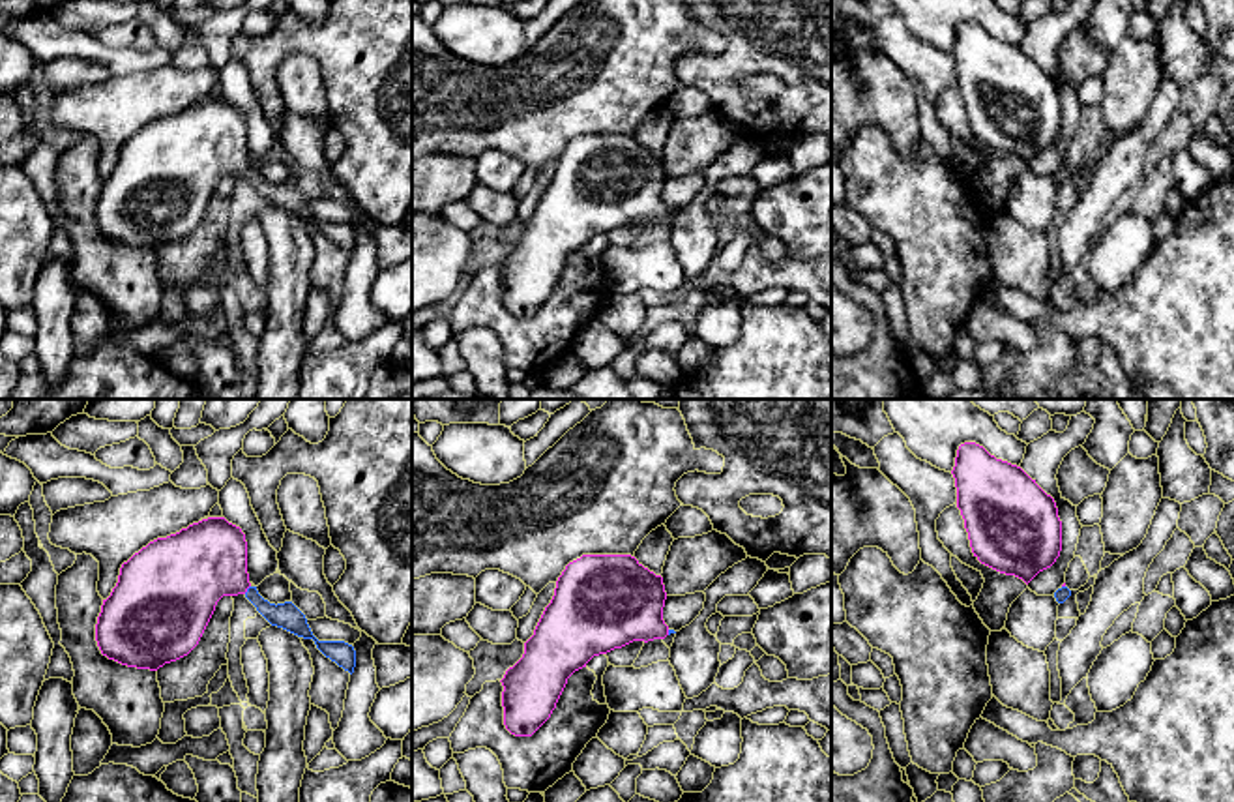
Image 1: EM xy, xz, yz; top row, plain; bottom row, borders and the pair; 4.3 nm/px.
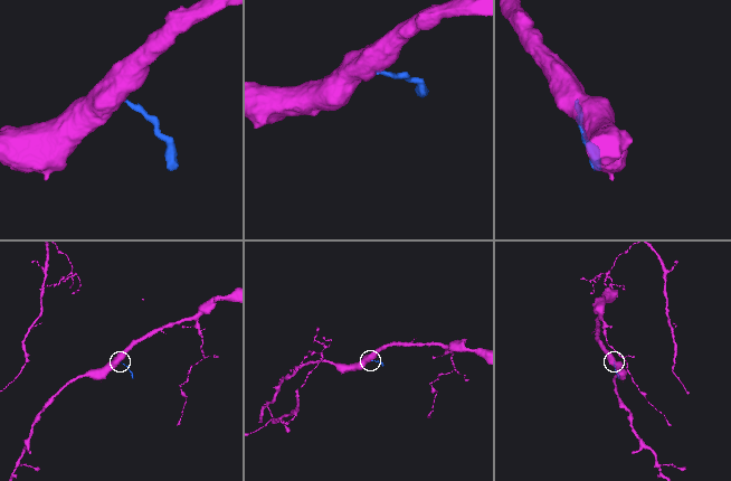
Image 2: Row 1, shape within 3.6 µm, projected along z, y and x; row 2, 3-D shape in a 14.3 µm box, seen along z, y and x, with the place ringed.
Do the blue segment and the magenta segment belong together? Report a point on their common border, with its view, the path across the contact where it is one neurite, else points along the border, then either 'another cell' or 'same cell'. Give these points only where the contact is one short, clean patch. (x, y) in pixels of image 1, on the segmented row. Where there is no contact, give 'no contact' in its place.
meets blue in xy at (248, 589); runs through xy (285, 615), (268, 611), (248, 589), (220, 568), (193, 568); same cell

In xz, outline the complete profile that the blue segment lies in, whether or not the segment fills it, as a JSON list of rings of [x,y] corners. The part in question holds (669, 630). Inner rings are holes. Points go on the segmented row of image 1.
[[[582,555],[569,562],[534,635],[524,643],[522,658],[500,680],[506,729],[515,736],[532,736],[551,718],[567,678],[594,656],[676,633],[663,620],[665,600],[663,577],[631,555]]]

